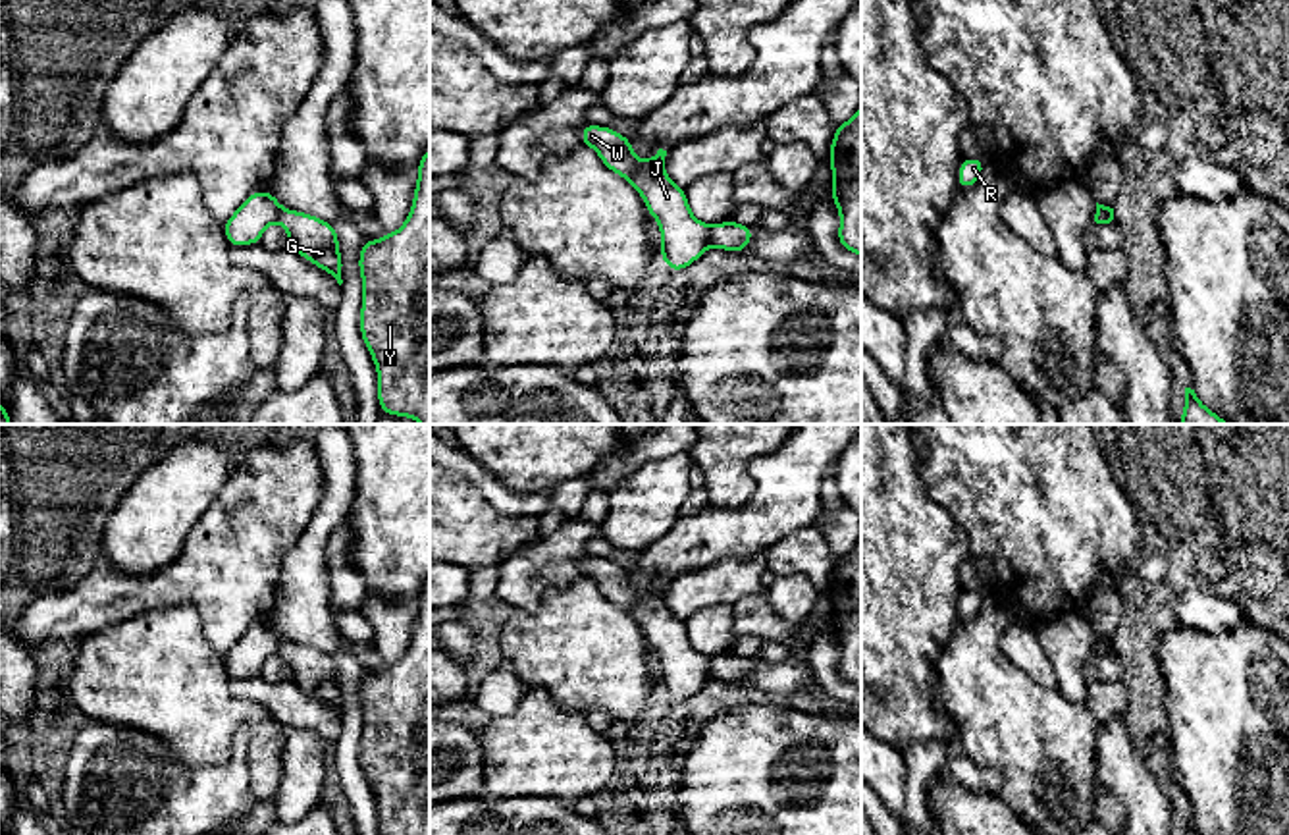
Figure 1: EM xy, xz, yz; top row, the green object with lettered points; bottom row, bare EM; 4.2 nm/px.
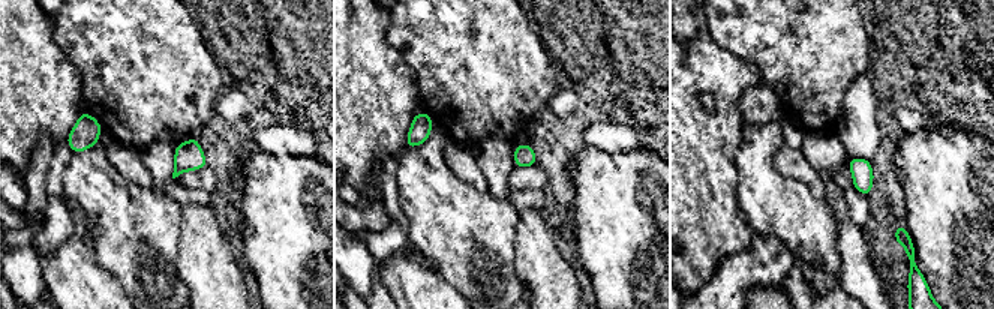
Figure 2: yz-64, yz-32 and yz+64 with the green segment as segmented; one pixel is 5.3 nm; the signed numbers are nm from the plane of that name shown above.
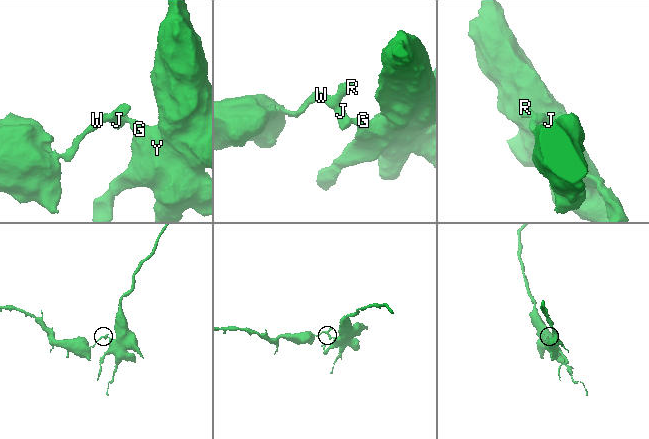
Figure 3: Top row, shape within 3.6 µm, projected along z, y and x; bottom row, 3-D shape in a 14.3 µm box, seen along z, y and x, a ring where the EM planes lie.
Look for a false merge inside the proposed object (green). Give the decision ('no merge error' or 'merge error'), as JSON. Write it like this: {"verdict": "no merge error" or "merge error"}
{"verdict": "merge error"}

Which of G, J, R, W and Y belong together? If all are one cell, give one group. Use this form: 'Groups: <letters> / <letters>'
Groups: G Y / J R W

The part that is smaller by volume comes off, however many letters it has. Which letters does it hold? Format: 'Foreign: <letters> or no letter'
Foreign: J, R, W

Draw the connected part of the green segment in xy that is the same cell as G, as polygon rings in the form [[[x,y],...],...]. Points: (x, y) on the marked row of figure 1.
[[[281,208],[277,222],[283,226],[293,251],[331,274],[339,285],[343,283],[339,239],[331,222],[289,208]]]

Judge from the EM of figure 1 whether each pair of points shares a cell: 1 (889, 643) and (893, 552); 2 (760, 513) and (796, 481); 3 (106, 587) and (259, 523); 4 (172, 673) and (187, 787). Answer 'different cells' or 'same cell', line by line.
1: same cell
2: same cell
3: same cell
4: different cells

